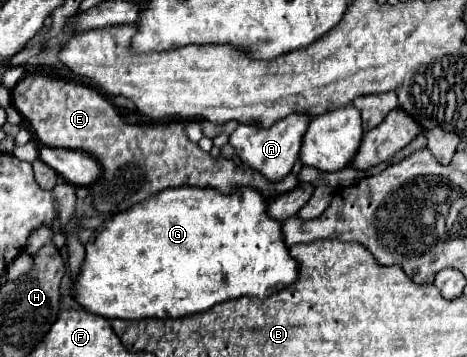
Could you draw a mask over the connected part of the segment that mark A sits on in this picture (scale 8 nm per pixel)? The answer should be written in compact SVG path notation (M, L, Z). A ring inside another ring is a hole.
M294 113L276 121L270 129L258 129L254 125L238 125L238 129L230 135L230 145L236 149L242 163L254 167L256 171L260 171L264 177L272 181L280 181L292 171L294 163L298 161L298 151L300 151L308 121L310 121L308 115Z

